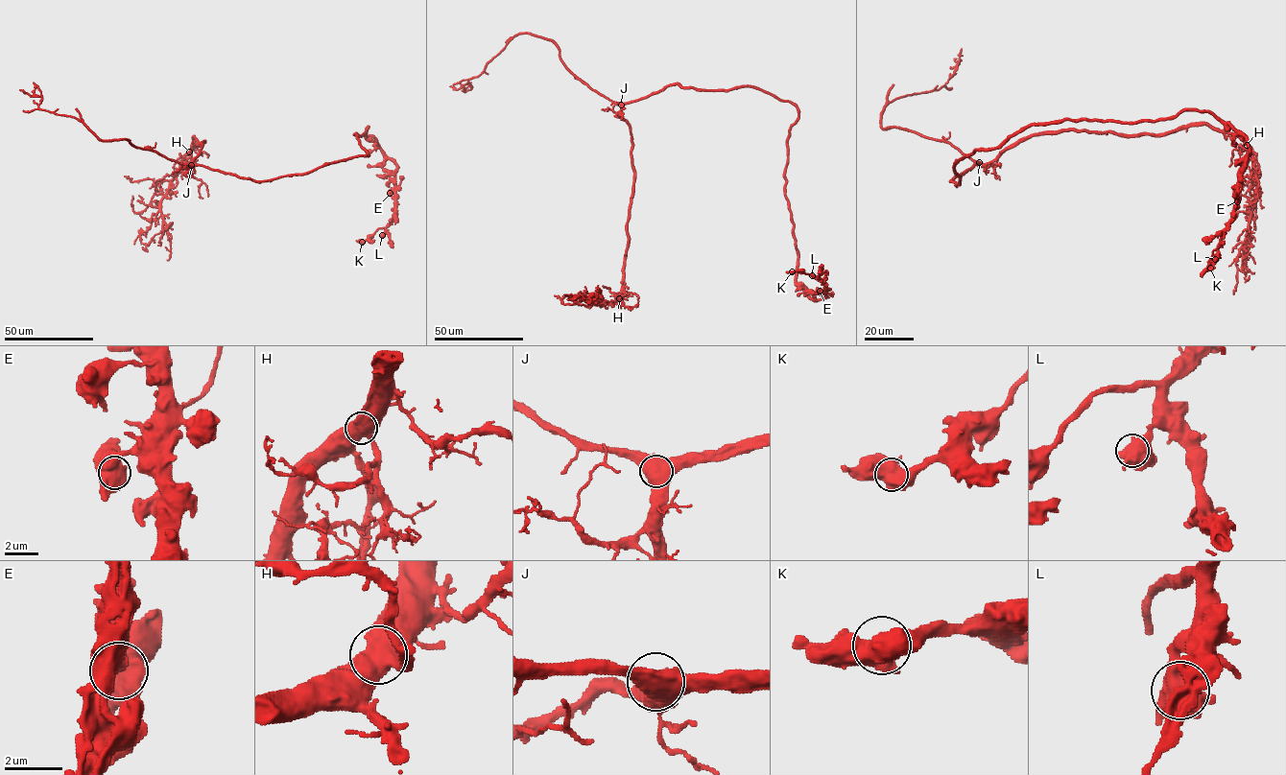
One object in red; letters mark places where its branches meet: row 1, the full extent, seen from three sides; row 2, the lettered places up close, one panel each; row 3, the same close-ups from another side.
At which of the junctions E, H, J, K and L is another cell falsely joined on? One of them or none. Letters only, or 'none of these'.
none of these

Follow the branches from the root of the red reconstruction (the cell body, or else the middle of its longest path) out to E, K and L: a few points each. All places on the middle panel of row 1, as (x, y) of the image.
E: (713, 90), (750, 86), (797, 108), (785, 198), (796, 282), (811, 298), (826, 296), (820, 291)
K: (713, 90), (750, 86), (797, 108), (784, 175), (796, 282), (811, 298), (826, 296), (821, 280), (792, 271)
L: (713, 90), (750, 86), (797, 108), (784, 175), (796, 282), (811, 298), (823, 299), (825, 284), (812, 275)

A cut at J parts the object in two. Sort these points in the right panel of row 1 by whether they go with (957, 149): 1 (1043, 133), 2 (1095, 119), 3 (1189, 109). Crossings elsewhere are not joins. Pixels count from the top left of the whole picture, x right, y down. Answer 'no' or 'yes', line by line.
1: yes
2: no
3: no

